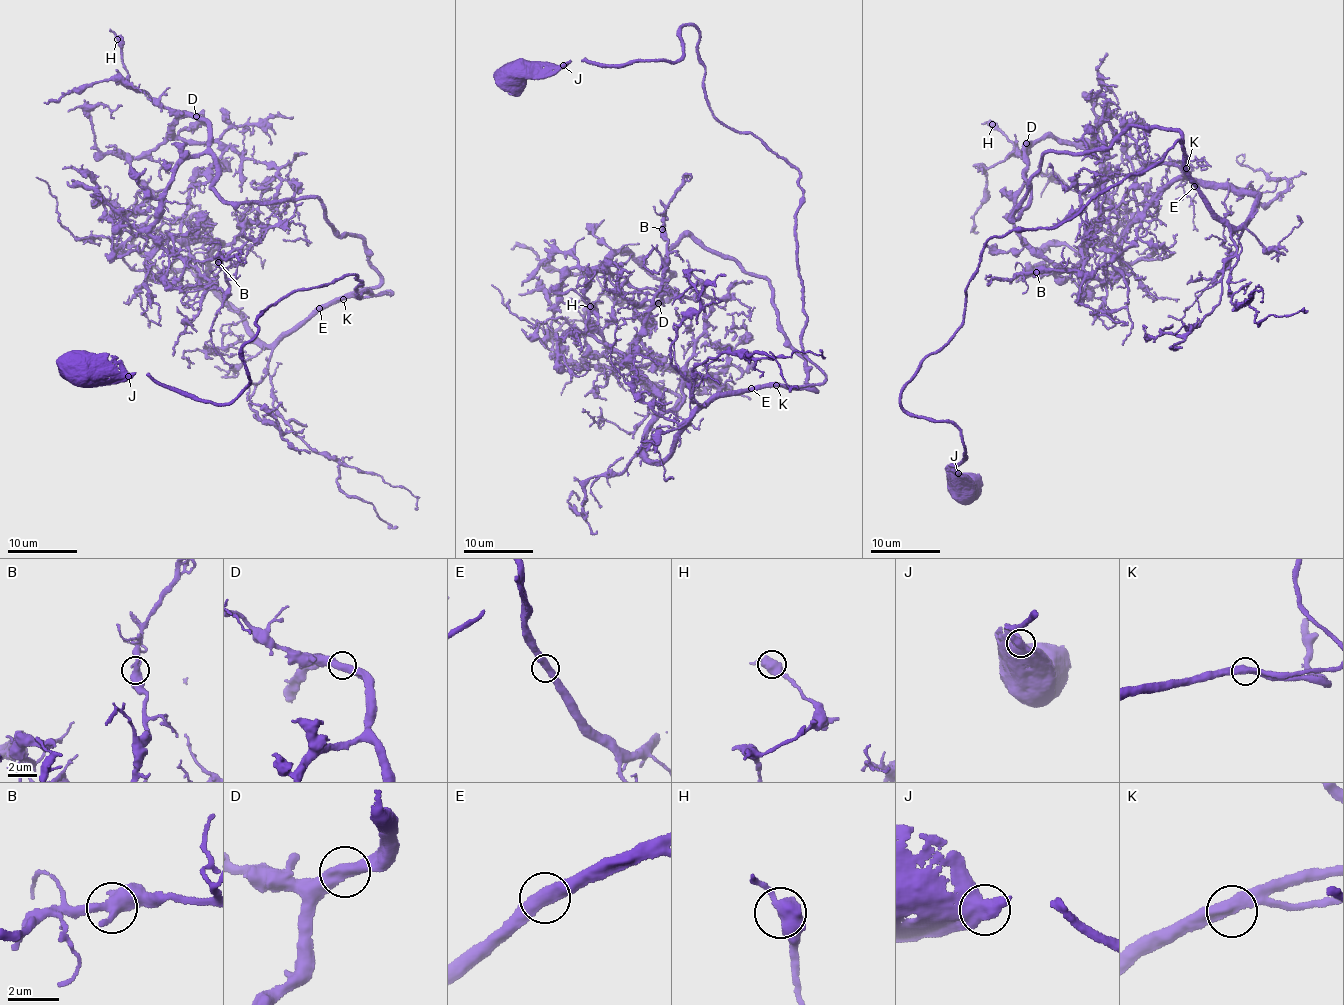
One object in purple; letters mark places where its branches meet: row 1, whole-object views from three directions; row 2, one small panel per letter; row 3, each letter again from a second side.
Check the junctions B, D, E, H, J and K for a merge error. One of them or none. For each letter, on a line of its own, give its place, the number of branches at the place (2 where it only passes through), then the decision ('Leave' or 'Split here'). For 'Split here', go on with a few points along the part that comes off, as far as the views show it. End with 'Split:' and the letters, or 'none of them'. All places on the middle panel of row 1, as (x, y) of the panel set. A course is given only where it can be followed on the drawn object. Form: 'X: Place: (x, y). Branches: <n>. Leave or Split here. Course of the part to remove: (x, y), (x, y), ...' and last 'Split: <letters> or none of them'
B: Place: (662, 229). Branches: 2. Leave
D: Place: (658, 303). Branches: 2. Leave
E: Place: (751, 388). Branches: 2. Leave
H: Place: (590, 306). Branches: 2. Leave
J: Place: (563, 65). Branches: 2. Leave
K: Place: (776, 385). Branches: 2. Leave
Split: none of them

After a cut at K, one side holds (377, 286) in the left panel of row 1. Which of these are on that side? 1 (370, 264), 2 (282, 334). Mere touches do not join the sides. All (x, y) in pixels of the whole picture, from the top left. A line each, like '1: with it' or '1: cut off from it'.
1: with it
2: with it

